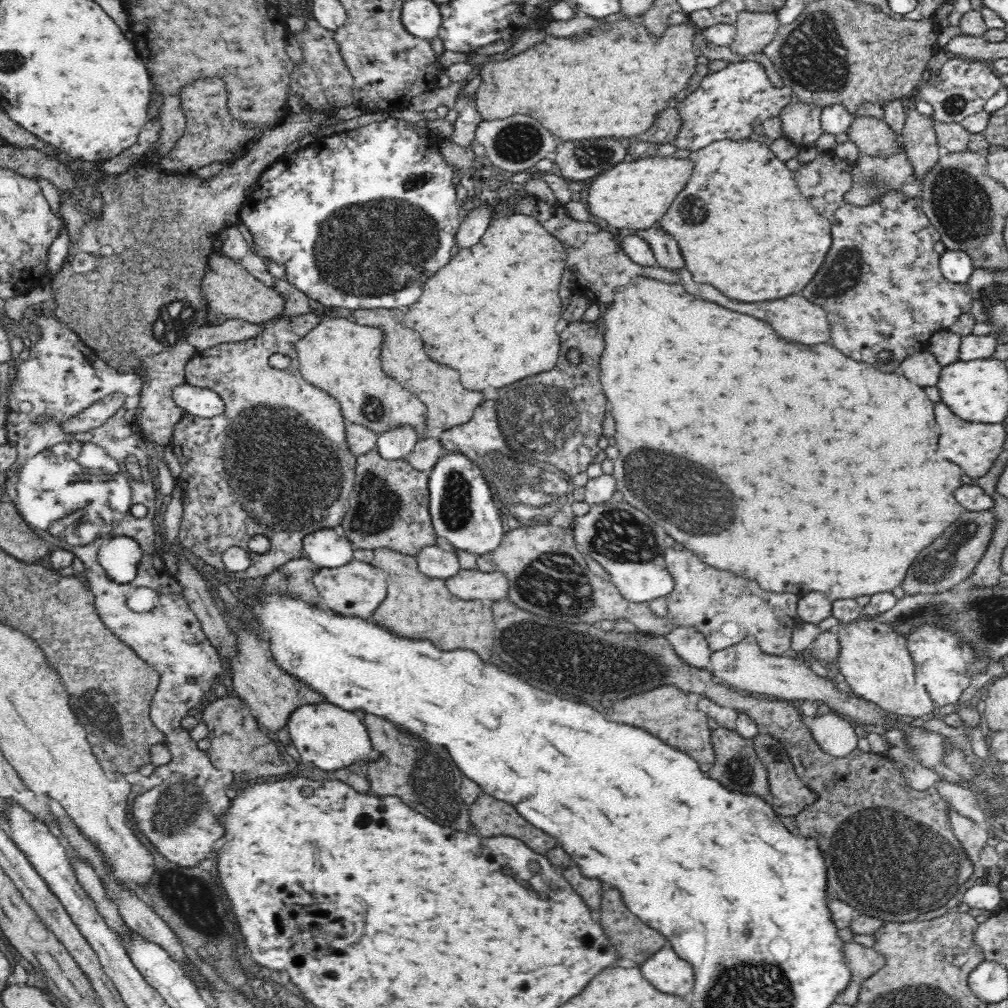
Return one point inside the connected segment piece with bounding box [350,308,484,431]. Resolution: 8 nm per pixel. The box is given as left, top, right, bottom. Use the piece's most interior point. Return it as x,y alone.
449,404

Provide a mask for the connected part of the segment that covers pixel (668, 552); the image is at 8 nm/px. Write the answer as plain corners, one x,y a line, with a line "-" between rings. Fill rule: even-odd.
680,543
665,548
665,560
675,583
672,592
665,596
667,617
674,627
696,627
712,651
728,648
746,636
755,636
760,649
769,655
781,655
791,648
792,634
800,622
797,615
800,596
765,591
753,580
706,564

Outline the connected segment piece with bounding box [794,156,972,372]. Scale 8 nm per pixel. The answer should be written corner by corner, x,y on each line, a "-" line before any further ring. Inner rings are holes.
818,156
808,163
800,164
794,172
800,192
808,198
808,202
812,202
812,206
820,214
828,216
834,238
826,262
822,264
814,280
804,288
802,296
818,306
824,306
824,310
830,314
828,320
832,324
832,344
840,352
854,360
878,366
878,370
882,372
894,372
896,368
899,370
906,357
926,350
935,332
949,329
960,314
970,311
971,290
968,283
956,284
943,276
939,267
941,254
934,250
934,245
941,240
941,236
925,215
919,198
910,198
903,190
890,190
878,196
878,200
864,206
852,206
843,199
843,194
852,186
851,166
850,161
837,156
-
852,338
860,342
864,340
864,350
850,350
-
880,352
890,352
891,361
888,364
878,364
876,356

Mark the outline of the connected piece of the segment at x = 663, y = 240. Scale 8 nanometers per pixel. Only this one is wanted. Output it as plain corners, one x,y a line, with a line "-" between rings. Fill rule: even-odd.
654,223
646,230
635,230
631,233
646,240
653,250
654,256
658,262
658,267
668,268
668,270
678,270
684,268
684,260
680,258
680,250
678,244
674,240
674,235
670,235
668,231
664,231
660,227
660,223

